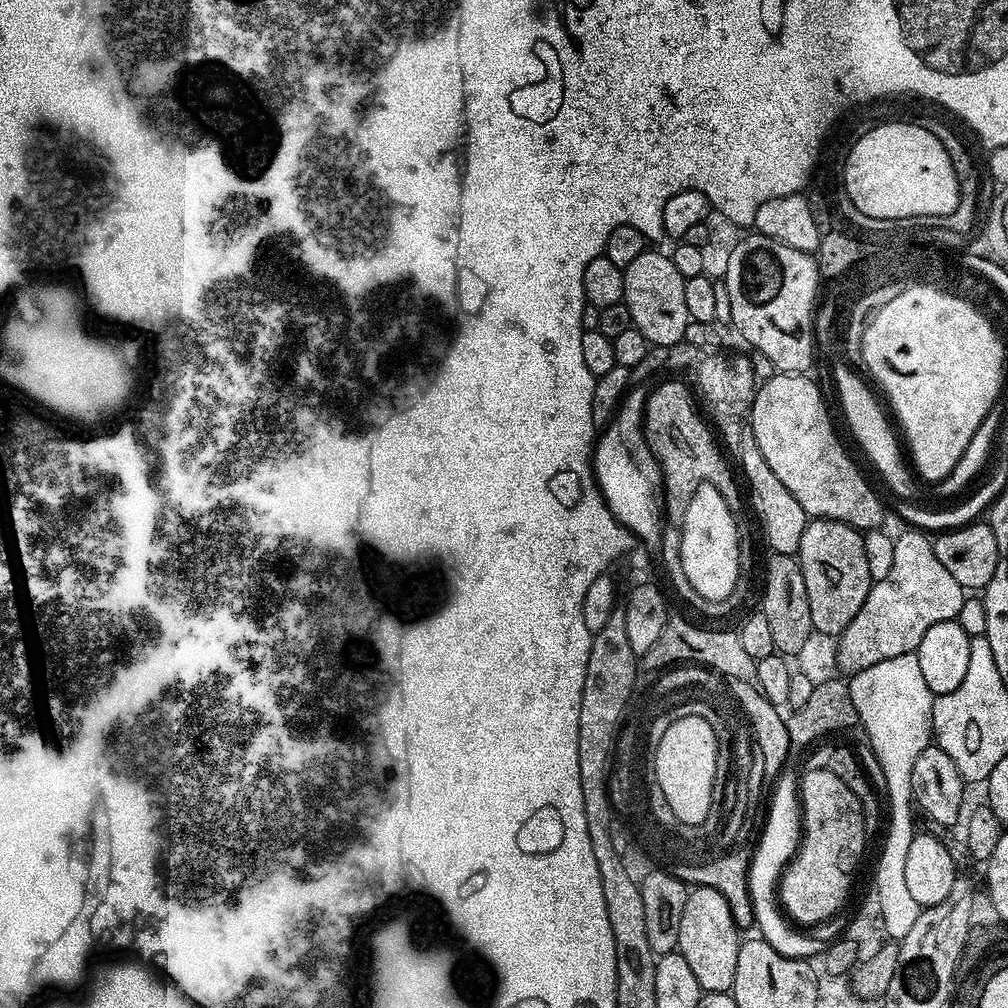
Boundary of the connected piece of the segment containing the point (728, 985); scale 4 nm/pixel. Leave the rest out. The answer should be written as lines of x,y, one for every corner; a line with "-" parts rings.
693,887
686,898
686,910
682,910
676,946
682,958
686,958
694,978
698,978
701,993
731,993
741,939
741,929
736,927
726,898
713,888

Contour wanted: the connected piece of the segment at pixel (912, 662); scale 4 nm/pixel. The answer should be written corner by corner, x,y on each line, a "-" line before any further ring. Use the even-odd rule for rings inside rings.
915,652
898,654
898,658
886,658
886,662
878,662
866,670
855,673
848,684
850,694
854,698
854,710
858,717
859,727
864,727
868,735
868,744
872,747
872,756
880,767
880,776
884,779
884,788
888,791
886,804
892,807
892,817
887,817
886,831
883,833
884,845
880,848
880,857
876,860
876,882
874,888
878,892
882,906
882,919
885,923
883,935
889,941
900,942
906,938
914,922
917,921
921,906
914,902
910,889
906,884
906,854
910,850
910,842
914,835
912,829
912,775
914,762
918,762
918,754
933,743
932,734
932,702
933,694
930,686
926,686
926,678
922,678
922,666
918,666

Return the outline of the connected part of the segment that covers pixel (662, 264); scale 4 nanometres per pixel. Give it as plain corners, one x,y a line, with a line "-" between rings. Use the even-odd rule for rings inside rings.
646,250
624,269
624,299
632,315
632,323
648,339
649,345
657,344
672,348
684,339
688,325
686,310
685,278
678,274
671,255

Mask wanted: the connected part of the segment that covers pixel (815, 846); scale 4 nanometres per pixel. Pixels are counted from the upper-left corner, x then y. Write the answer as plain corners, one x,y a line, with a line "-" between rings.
827,766
812,768
799,777
798,803
802,813
802,839
794,859
778,881
778,900
797,925
807,926
843,909
840,907
852,888
852,875
860,864
866,837
858,798

